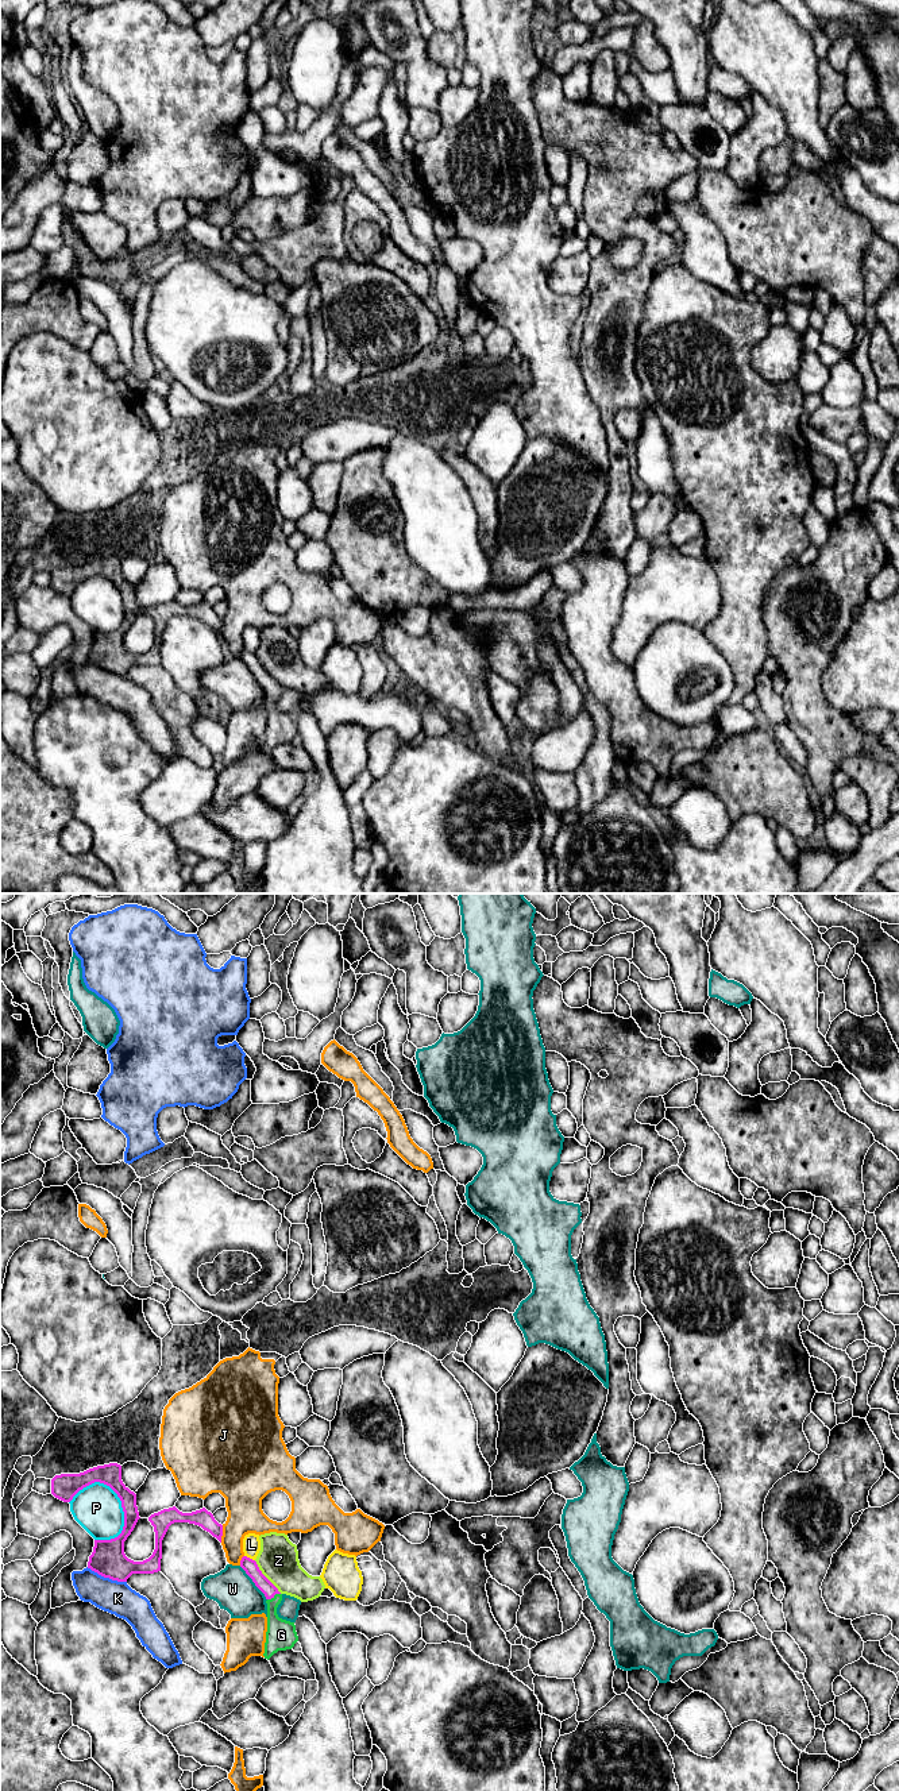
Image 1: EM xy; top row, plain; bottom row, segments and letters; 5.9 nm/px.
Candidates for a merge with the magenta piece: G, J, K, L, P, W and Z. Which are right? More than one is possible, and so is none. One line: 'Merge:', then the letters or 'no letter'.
Merge: G

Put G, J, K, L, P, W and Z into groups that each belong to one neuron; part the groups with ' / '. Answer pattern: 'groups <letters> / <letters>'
groups G / J / K / L / P / W / Z

